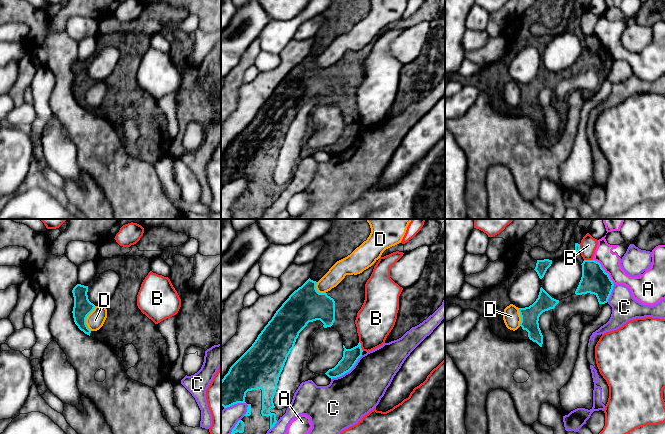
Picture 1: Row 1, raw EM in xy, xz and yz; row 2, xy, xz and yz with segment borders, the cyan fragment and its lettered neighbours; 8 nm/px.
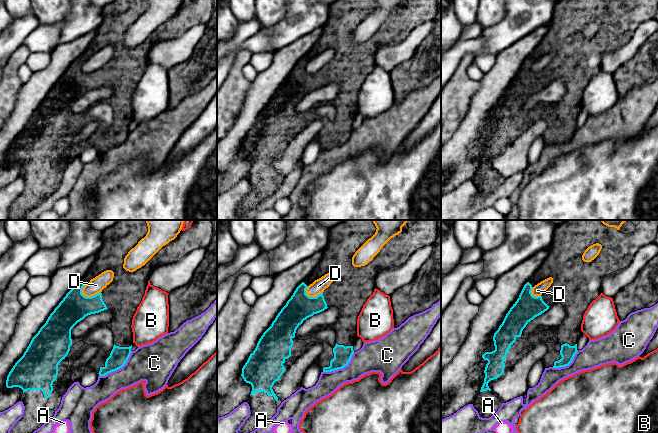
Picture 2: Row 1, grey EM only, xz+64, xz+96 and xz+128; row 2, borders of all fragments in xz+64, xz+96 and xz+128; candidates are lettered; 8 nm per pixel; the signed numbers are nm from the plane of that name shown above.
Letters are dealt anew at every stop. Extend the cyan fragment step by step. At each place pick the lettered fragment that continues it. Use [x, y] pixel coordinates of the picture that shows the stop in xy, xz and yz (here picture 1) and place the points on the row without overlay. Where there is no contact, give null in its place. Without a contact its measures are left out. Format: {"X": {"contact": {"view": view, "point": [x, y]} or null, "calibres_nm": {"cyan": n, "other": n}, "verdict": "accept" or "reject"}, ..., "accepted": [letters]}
{"A": {"contact": {"view": "yz", "point": [604, 46]}, "calibres_nm": {"cyan": 220, "other": 160}, "verdict": "reject"}, "B": {"contact": {"view": "xz", "point": [360, 122]}, "calibres_nm": {"cyan": 130, "other": 300}, "verdict": "reject"}, "C": {"contact": {"view": "xz", "point": [347, 147]}, "calibres_nm": {"cyan": 130, "other": 380}, "verdict": "reject"}, "D": {"contact": {"view": "xy", "point": [86, 93]}, "calibres_nm": {"cyan": 150, "other": 140}, "verdict": "reject"}, "accepted": []}

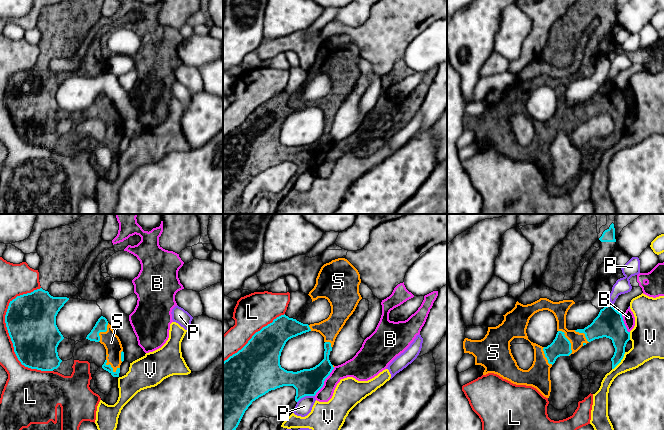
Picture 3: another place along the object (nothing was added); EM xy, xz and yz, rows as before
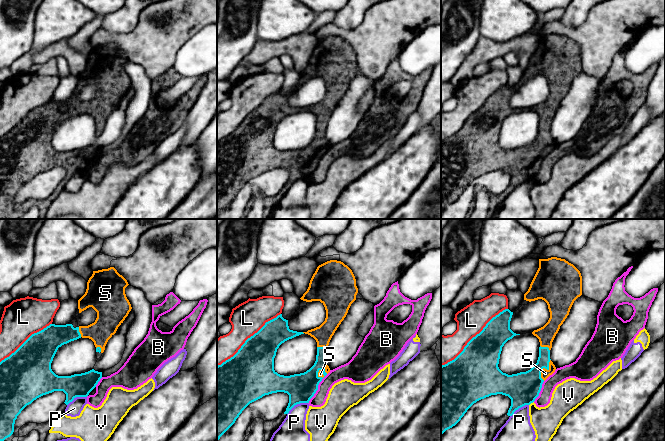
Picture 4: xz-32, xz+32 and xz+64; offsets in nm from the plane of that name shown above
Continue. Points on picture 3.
{"B": {"contact": {"view": "xz", "point": [324, 156]}, "calibres_nm": {"cyan": 220, "other": 140}, "verdict": "reject"}, "L": {"contact": {"view": "xy", "point": [8, 108]}, "calibres_nm": {"cyan": 400, "other": 140}, "verdict": "reject"}, "P": {"contact": {"view": "xz", "point": [305, 171]}, "calibres_nm": {"cyan": 220, "other": 130}, "verdict": "reject"}, "S": {"contact": {"view": "yz", "point": [569, 117]}, "calibres_nm": {"cyan": 160, "other": 120}, "verdict": "accept"}, "V": {"contact": {"view": "yz", "point": [620, 137]}, "calibres_nm": {"cyan": 160, "other": 240}, "verdict": "reject"}, "accepted": ["S"]}

